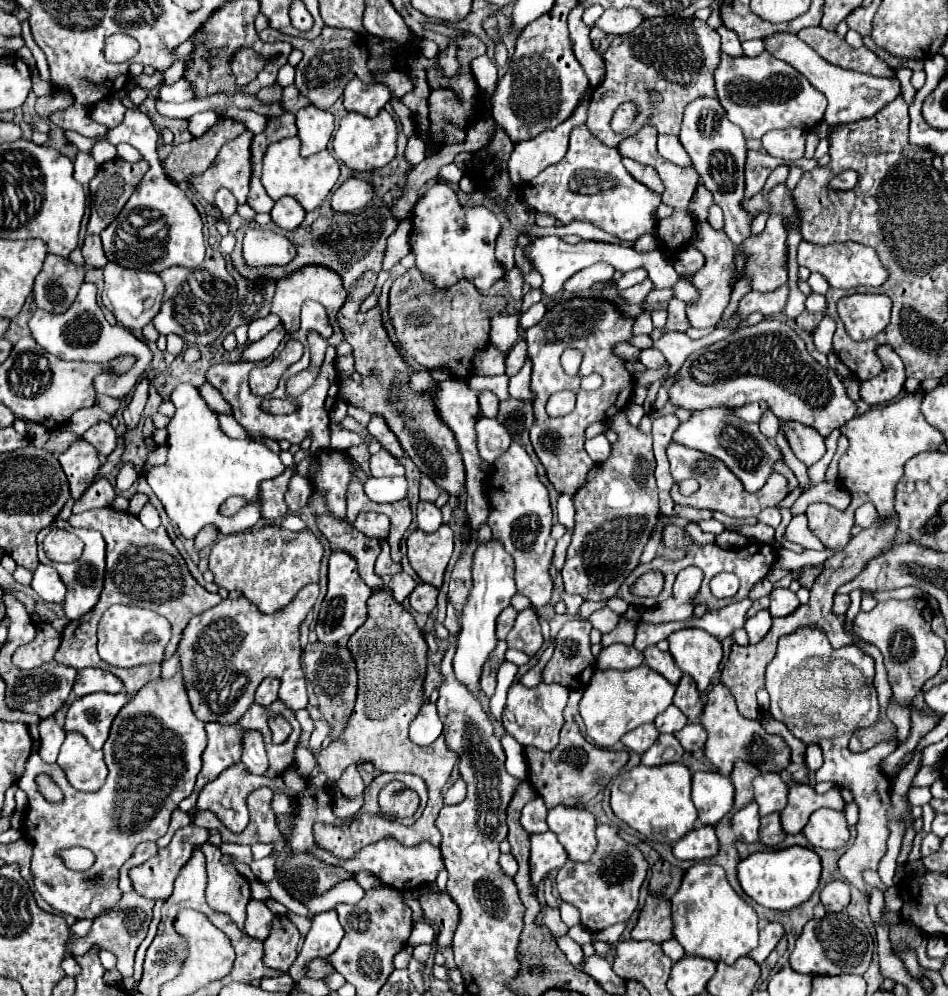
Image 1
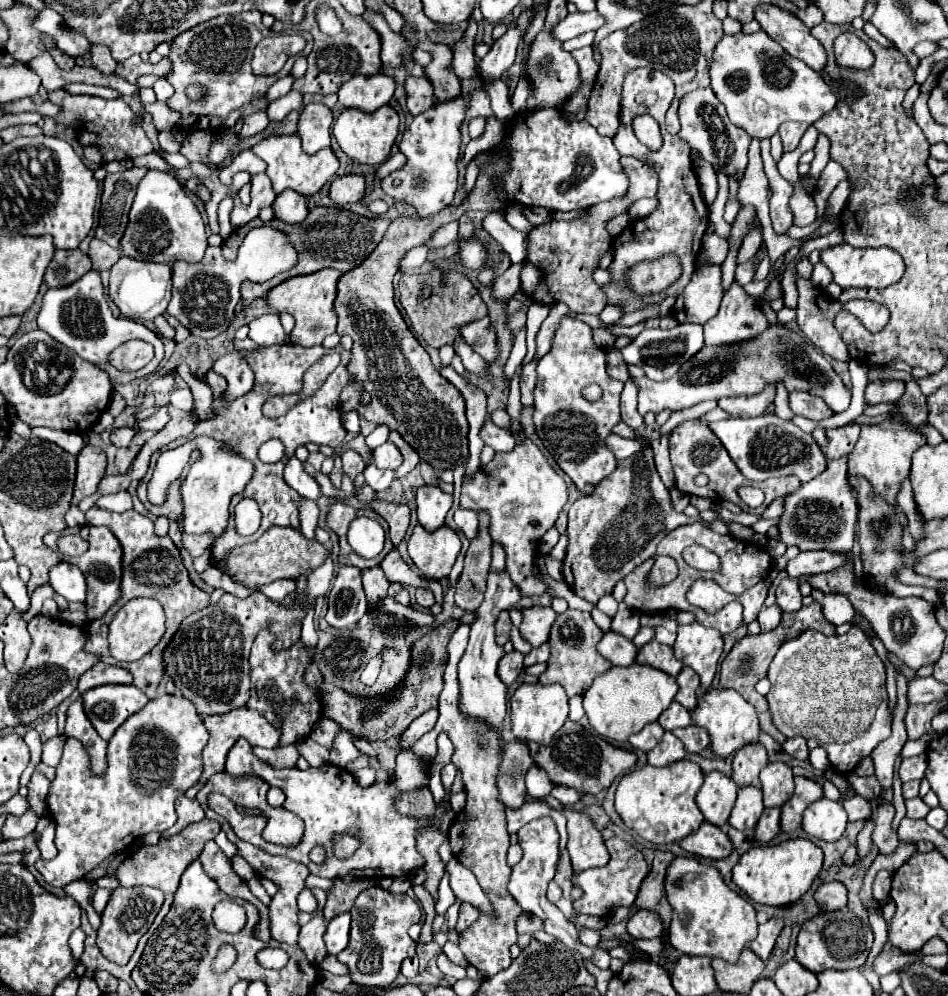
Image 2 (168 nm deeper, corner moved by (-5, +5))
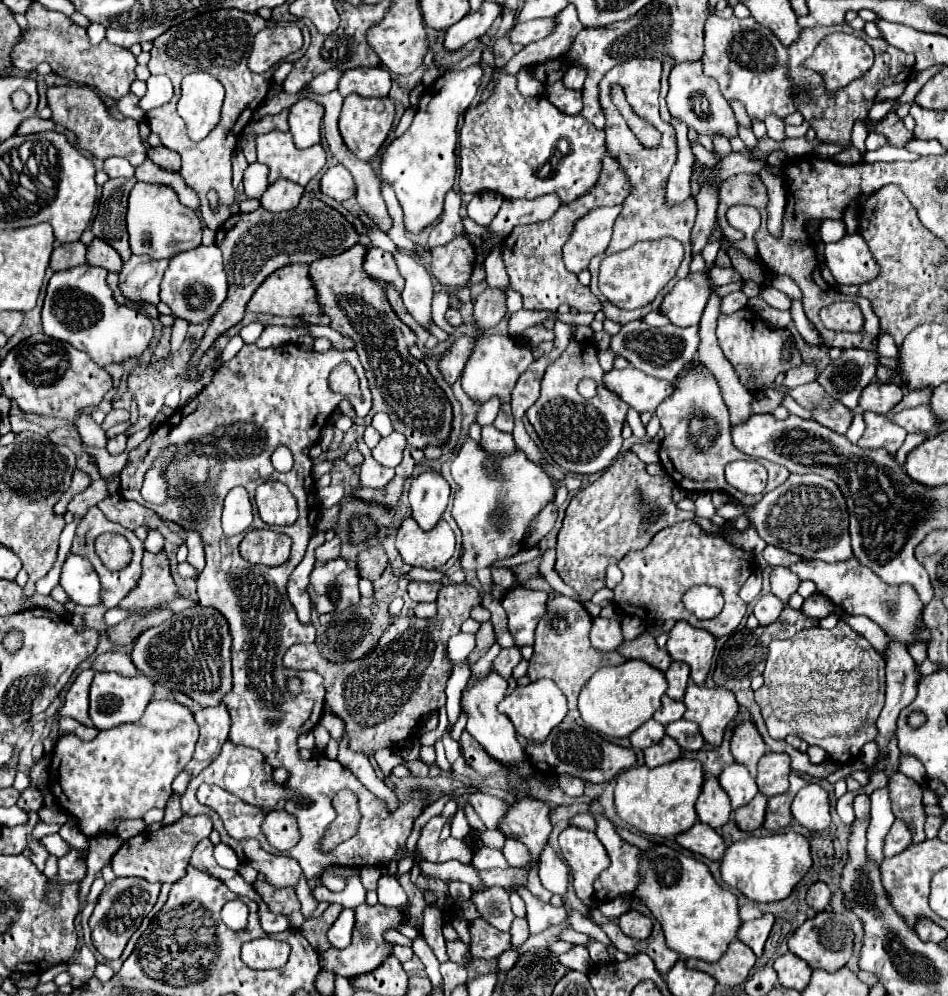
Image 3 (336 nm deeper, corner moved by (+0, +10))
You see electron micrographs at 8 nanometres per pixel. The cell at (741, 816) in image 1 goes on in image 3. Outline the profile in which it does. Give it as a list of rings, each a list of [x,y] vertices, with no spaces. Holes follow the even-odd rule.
[[[737,762],[727,766],[719,774],[719,784],[729,794],[733,810],[737,810],[737,806],[745,806],[747,802],[751,802],[751,798],[755,798],[755,794],[759,792],[749,770]]]

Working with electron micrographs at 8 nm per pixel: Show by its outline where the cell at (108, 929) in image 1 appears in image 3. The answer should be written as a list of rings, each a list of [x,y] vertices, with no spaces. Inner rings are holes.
[[[133,876],[115,878],[113,882],[105,884],[105,888],[97,900],[97,906],[91,914],[91,920],[89,920],[93,946],[97,948],[99,954],[103,954],[107,960],[117,960],[121,956],[131,934],[139,928],[141,920],[149,914],[149,910],[157,902],[159,890],[161,890],[159,882],[153,884],[143,878],[133,878]]]

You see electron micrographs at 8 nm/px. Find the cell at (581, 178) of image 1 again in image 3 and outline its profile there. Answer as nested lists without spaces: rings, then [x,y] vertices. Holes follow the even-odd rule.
[[[493,70],[491,78],[495,80],[495,88],[493,88],[491,96],[483,104],[471,106],[465,112],[463,128],[461,128],[461,134],[459,134],[459,168],[461,168],[459,188],[461,188],[461,192],[463,194],[477,194],[477,192],[491,190],[491,192],[497,192],[497,194],[501,194],[505,198],[537,198],[537,196],[543,196],[543,194],[549,194],[549,192],[557,192],[561,202],[573,202],[575,198],[587,194],[587,190],[591,186],[595,186],[595,182],[599,178],[599,172],[601,172],[601,158],[607,154],[605,152],[605,132],[591,126],[583,116],[569,116],[569,114],[559,112],[551,102],[547,102],[545,96],[523,96],[517,90],[517,78],[511,76],[511,74],[501,74],[501,72]]]

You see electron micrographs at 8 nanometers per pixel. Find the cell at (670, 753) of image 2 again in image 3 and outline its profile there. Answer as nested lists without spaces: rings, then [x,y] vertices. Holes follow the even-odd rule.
[[[665,736],[655,746],[645,748],[645,766],[649,766],[649,768],[673,762],[677,758],[681,758],[681,748],[679,748],[679,744],[671,736]]]

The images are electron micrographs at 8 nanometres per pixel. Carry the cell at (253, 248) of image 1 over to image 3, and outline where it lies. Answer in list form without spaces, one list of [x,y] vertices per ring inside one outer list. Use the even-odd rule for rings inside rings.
[[[199,246],[191,252],[181,252],[171,258],[161,282],[161,300],[173,310],[173,316],[191,324],[209,322],[223,298],[227,298],[227,284],[217,246]]]

